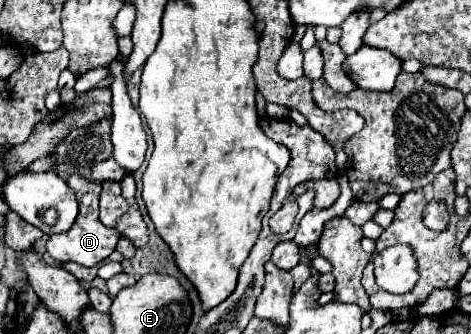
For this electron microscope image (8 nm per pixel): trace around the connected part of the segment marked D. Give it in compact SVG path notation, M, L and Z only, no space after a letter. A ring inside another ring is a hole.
M71 175L67 179L69 187L75 191L77 201L79 201L79 217L75 221L75 225L59 235L51 235L47 239L47 253L57 261L57 263L65 263L65 261L73 261L73 263L81 263L83 267L93 267L97 263L101 263L103 259L107 259L115 247L117 241L121 239L121 235L117 233L117 229L113 227L105 227L99 221L99 193L101 193L101 183L91 181L87 177L81 175Z

